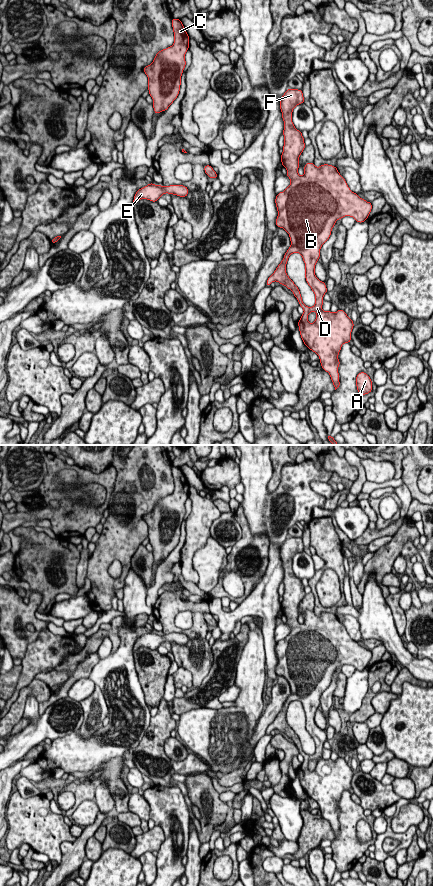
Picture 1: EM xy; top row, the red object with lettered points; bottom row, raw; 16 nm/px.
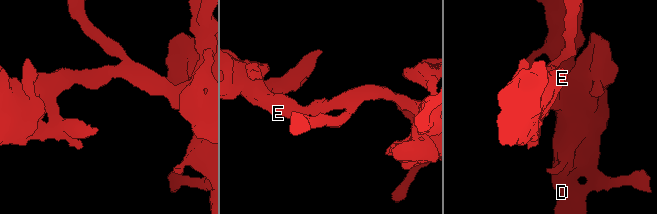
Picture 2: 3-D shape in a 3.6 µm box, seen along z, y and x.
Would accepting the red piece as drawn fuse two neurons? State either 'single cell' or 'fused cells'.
single cell

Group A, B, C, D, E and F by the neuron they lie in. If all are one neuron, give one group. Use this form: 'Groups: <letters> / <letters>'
Groups: A B C D E F

